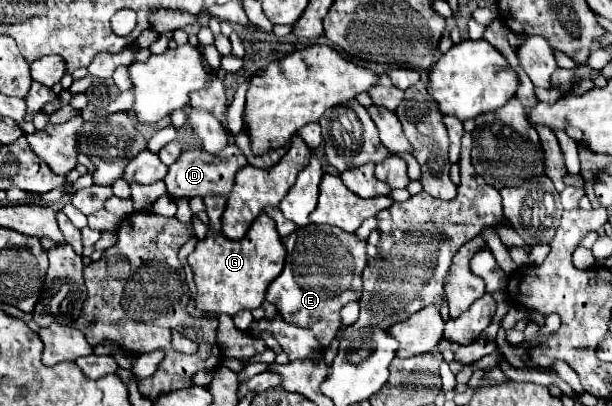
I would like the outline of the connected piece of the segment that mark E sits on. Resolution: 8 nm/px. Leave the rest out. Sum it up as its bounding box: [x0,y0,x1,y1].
[265,223,367,347]

